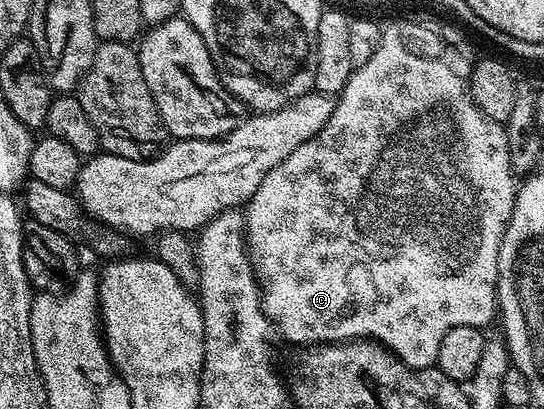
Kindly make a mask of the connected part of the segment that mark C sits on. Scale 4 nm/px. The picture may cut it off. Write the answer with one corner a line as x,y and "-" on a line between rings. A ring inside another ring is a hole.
405,18
402,22
393,22
387,25
381,31
381,39
379,40
379,48
375,48
375,53
371,55
371,60
367,60
367,64
356,67
353,75
347,80
347,84
342,88
339,97
336,99
333,111
331,112
331,120
327,120
327,124
323,124
323,128
315,136
311,136
311,140
307,140
303,144
299,144
299,148
295,148
295,152
291,152
291,156
287,156
287,160
283,160
283,164
275,164
275,168
271,168
271,172
267,172
267,176
263,176
263,184
259,184
259,188
250,196
247,205
244,207
245,215
245,240
249,247
249,259
253,261
253,273
257,276
257,281
261,287
261,306
265,309
265,314
269,317
270,322
279,327
279,334
286,338
289,342
301,342
300,344
320,344
322,342
343,342
346,340
372,340
380,342
382,346
386,346
399,361
408,366
411,370
428,370
434,365
439,356
439,344
443,344
443,336
447,336
447,332
451,328
459,328
460,326
476,326
485,328
489,321
494,321
495,315
498,313
497,305
497,273
499,272
499,244
503,244
503,232
507,228
507,224
513,215
513,205
517,199
518,179
515,177
511,168
511,156
507,148
507,132
502,123
491,120
477,107
475,101
469,94
469,84
466,75
460,74
457,70
472,71
475,65
475,57
473,58
473,50
465,43
465,38
453,26
440,26
437,22
412,22
411,19

